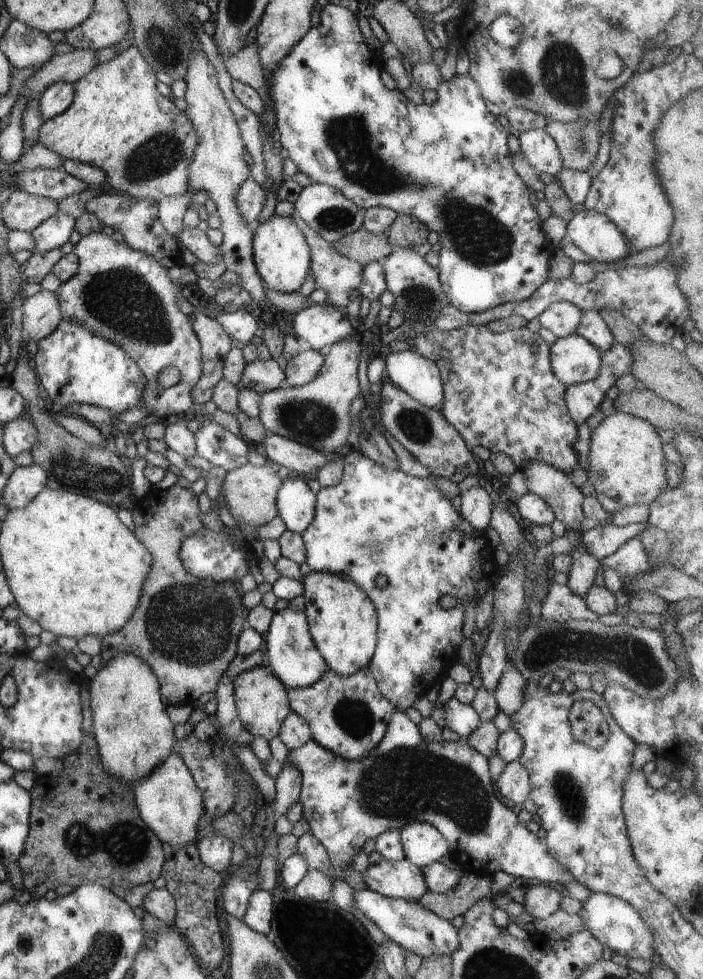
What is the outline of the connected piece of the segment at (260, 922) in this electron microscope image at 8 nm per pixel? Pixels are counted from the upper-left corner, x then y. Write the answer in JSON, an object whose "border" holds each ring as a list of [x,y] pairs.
{"border":[[[256,889],[247,902],[243,921],[257,933],[267,935],[270,932],[273,915],[272,893]]]}

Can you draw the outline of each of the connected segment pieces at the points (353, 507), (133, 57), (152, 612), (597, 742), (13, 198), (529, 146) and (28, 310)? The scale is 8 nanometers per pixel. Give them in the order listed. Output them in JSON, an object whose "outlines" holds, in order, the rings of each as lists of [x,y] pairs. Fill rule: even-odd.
{"outlines":[[[[350,452],[343,456],[343,477],[341,481],[333,487],[322,487],[317,494],[315,502],[314,518],[310,521],[308,528],[301,532],[306,551],[306,564],[309,564],[312,571],[324,571],[336,574],[343,574],[350,577],[366,594],[368,598],[374,603],[378,616],[378,631],[377,631],[377,645],[374,654],[371,656],[369,662],[369,669],[374,675],[378,688],[384,696],[388,697],[398,708],[404,710],[411,706],[411,704],[420,696],[427,694],[428,689],[438,684],[438,679],[442,673],[448,672],[450,668],[459,659],[459,646],[464,636],[462,635],[462,626],[464,620],[464,608],[460,603],[467,603],[468,601],[475,602],[477,606],[481,596],[493,587],[500,576],[500,566],[498,566],[494,559],[493,548],[489,541],[487,532],[475,529],[459,512],[456,512],[452,507],[450,500],[442,498],[441,491],[435,486],[434,479],[418,478],[410,474],[398,471],[386,470],[383,466],[376,464],[362,453]],[[382,574],[388,580],[386,589],[379,590],[376,588],[374,578]]],[[[134,44],[126,50],[119,52],[109,62],[96,65],[85,77],[74,83],[75,97],[73,103],[58,116],[44,121],[38,130],[38,140],[46,145],[46,148],[56,152],[62,159],[70,159],[79,163],[86,163],[101,168],[107,176],[109,182],[114,188],[126,192],[127,195],[139,199],[152,199],[156,202],[161,201],[164,197],[175,197],[186,194],[190,190],[189,172],[187,171],[188,163],[193,155],[197,135],[195,134],[194,125],[186,116],[184,111],[178,109],[172,97],[165,97],[156,89],[157,72],[144,60],[142,53],[134,46]]],[[[179,482],[167,489],[152,489],[144,496],[135,498],[133,508],[131,510],[132,518],[135,522],[134,534],[142,541],[142,544],[146,545],[146,548],[150,551],[150,554],[153,556],[153,565],[151,566],[149,574],[146,575],[146,580],[143,584],[142,594],[138,606],[133,612],[133,615],[130,617],[130,620],[128,620],[128,622],[122,627],[122,630],[101,638],[101,657],[103,664],[108,663],[113,658],[116,658],[121,654],[134,655],[140,660],[143,660],[158,677],[162,702],[164,702],[167,707],[171,704],[174,704],[174,706],[186,706],[186,704],[196,706],[204,698],[216,694],[218,688],[221,686],[220,679],[225,674],[230,661],[237,655],[237,640],[241,630],[243,629],[243,624],[245,623],[247,614],[249,613],[247,608],[243,605],[243,595],[238,583],[231,580],[215,581],[212,579],[203,579],[202,577],[197,577],[192,573],[189,573],[183,565],[181,559],[182,541],[185,538],[188,538],[190,535],[193,535],[195,532],[200,531],[202,527],[206,527],[202,521],[202,518],[200,518],[198,497],[199,496],[190,489],[189,485],[184,482]]],[[[576,701],[569,710],[569,721],[574,739],[600,750],[611,732],[604,713],[590,701]]],[[[14,189],[1,206],[3,223],[9,230],[32,232],[39,224],[60,212],[59,201]]],[[[530,129],[516,134],[520,150],[537,174],[546,172],[557,177],[563,160],[554,139],[544,129]]],[[[42,291],[34,296],[26,296],[18,302],[23,311],[22,336],[23,342],[28,340],[45,339],[62,322],[63,316],[60,310],[56,293]]]]}

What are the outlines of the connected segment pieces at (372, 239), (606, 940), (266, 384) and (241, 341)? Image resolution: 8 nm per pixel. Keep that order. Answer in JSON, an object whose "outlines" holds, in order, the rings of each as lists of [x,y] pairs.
{"outlines":[[[[362,228],[330,243],[338,253],[363,267],[390,256],[394,250],[385,233],[374,234]]],[[[592,892],[582,904],[583,907],[578,915],[585,922],[585,928],[590,930],[602,944],[622,956],[643,957],[652,961],[654,954],[657,954],[653,945],[653,934],[630,904],[606,893]]],[[[272,357],[266,360],[257,360],[245,363],[243,376],[239,387],[265,393],[280,387],[280,382],[285,379],[285,372]]],[[[238,309],[233,313],[224,313],[222,310],[217,314],[216,319],[233,338],[234,344],[242,346],[257,340],[258,324],[248,311]]]]}

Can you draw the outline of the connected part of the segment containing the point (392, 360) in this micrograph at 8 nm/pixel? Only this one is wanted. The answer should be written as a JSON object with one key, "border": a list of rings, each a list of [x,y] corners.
{"border":[[[416,349],[391,352],[385,359],[384,375],[408,396],[430,408],[440,406],[444,379],[438,365]]]}

